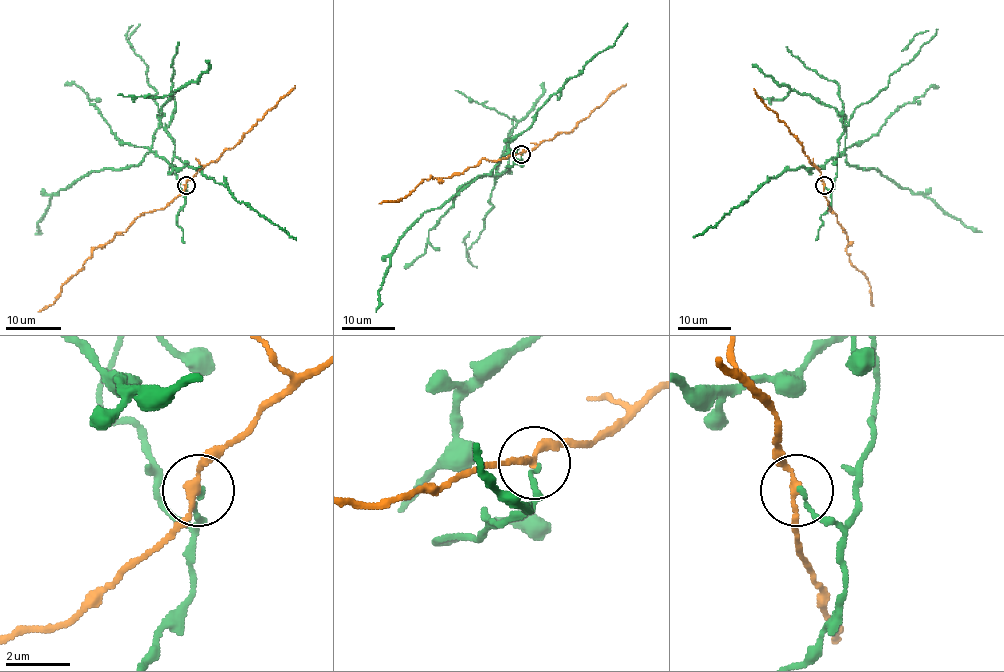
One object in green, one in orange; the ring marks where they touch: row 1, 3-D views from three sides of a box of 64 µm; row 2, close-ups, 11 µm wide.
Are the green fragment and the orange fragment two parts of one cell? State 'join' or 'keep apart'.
keep apart

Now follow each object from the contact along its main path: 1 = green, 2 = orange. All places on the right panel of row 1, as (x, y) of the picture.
1: (825, 185), (831, 190), (834, 186), (838, 141), (845, 129), (844, 153), (822, 166), (786, 169), (693, 237)
2: (823, 185), (829, 210), (835, 214), (837, 223), (848, 237), (846, 252), (850, 263), (869, 282), (873, 306)

